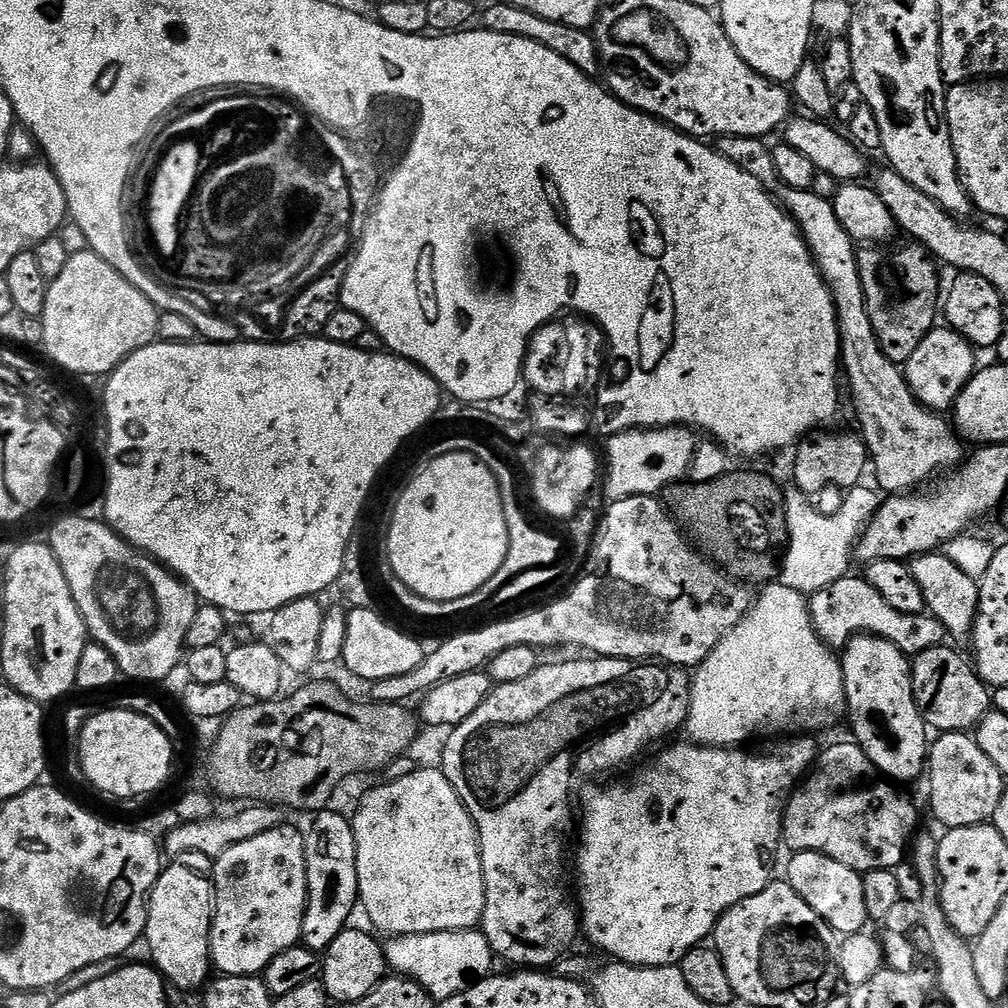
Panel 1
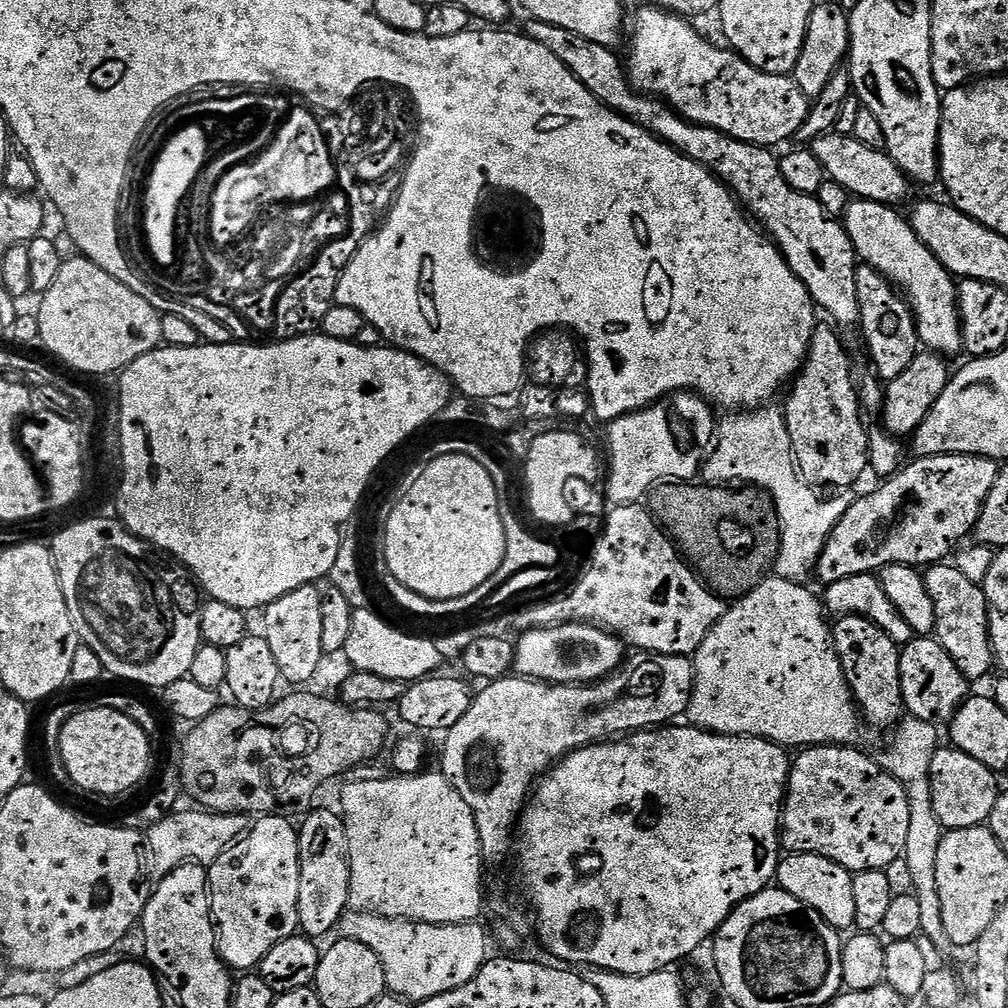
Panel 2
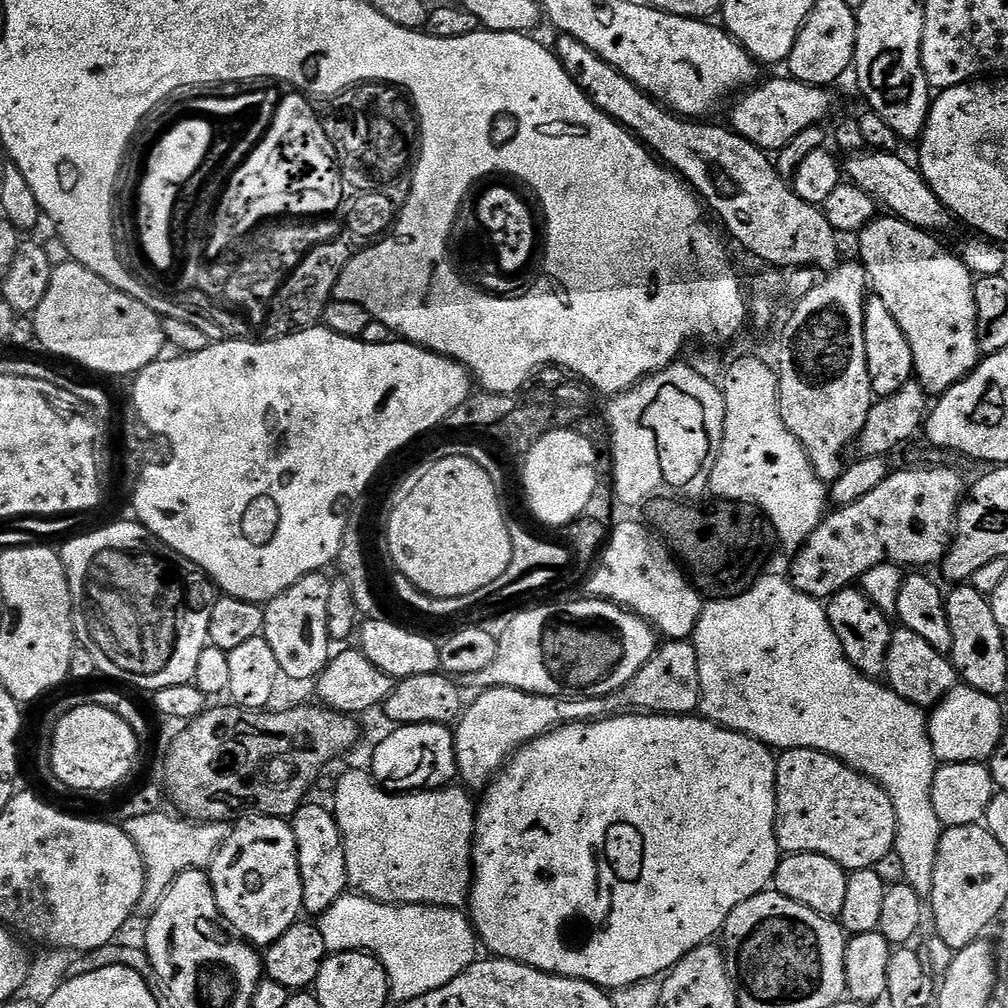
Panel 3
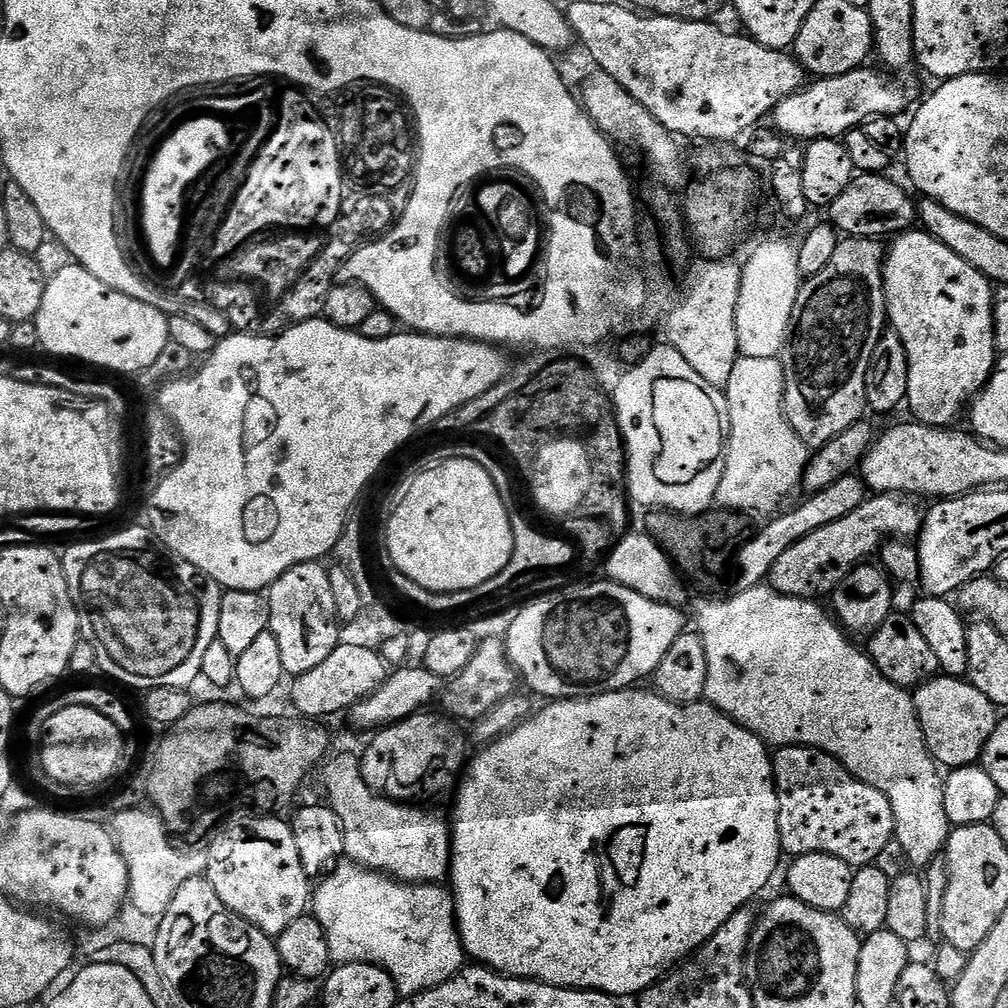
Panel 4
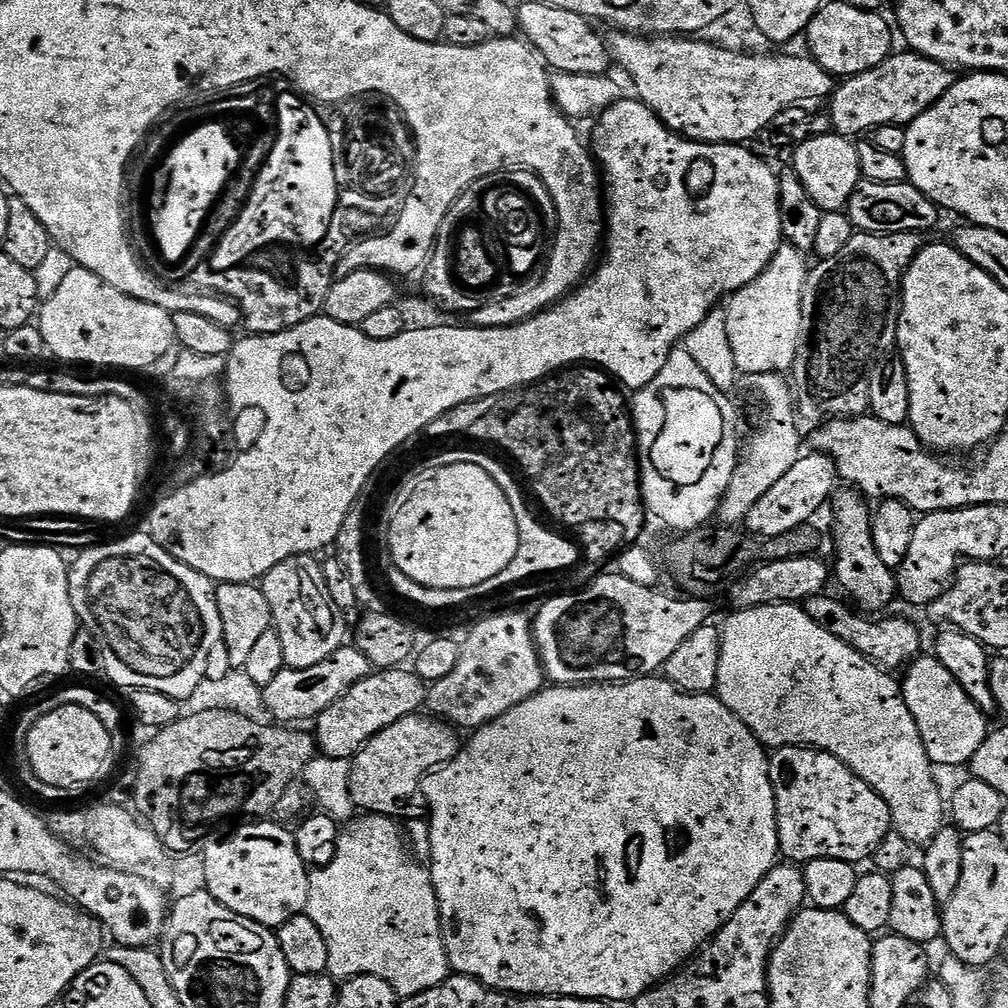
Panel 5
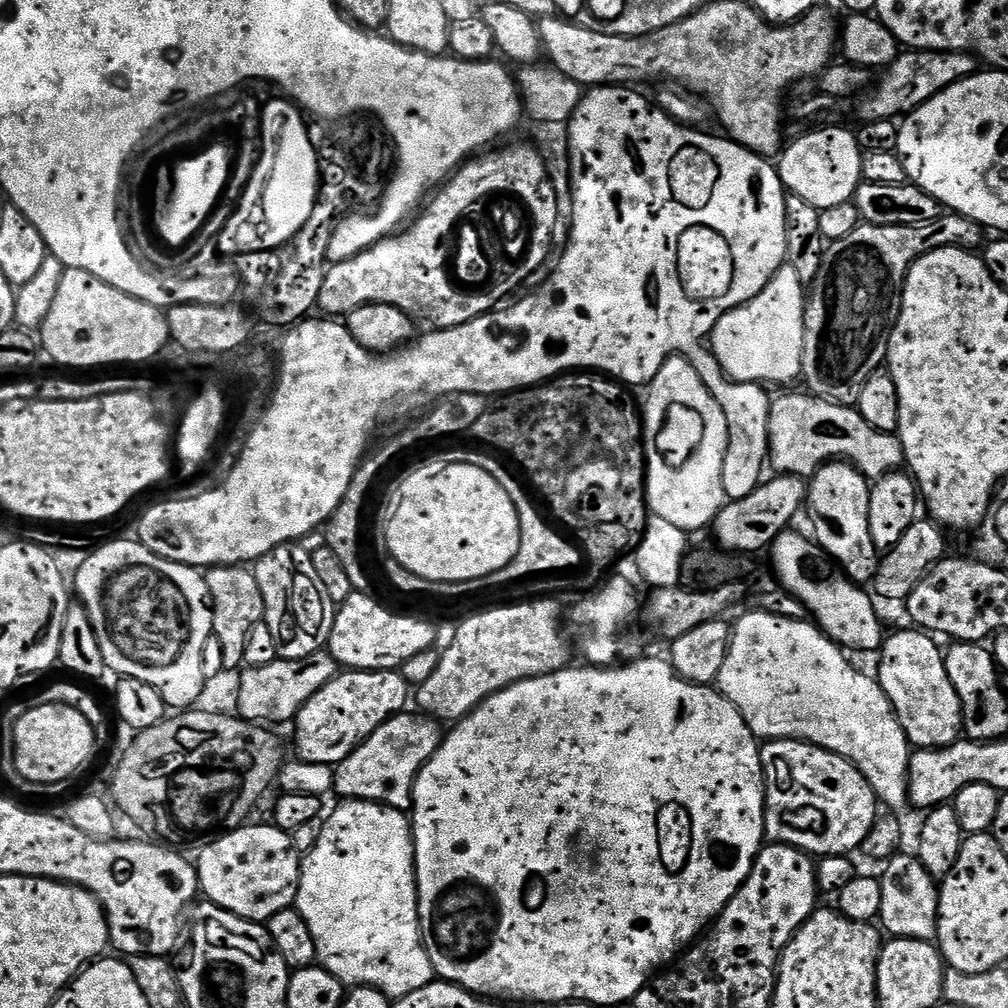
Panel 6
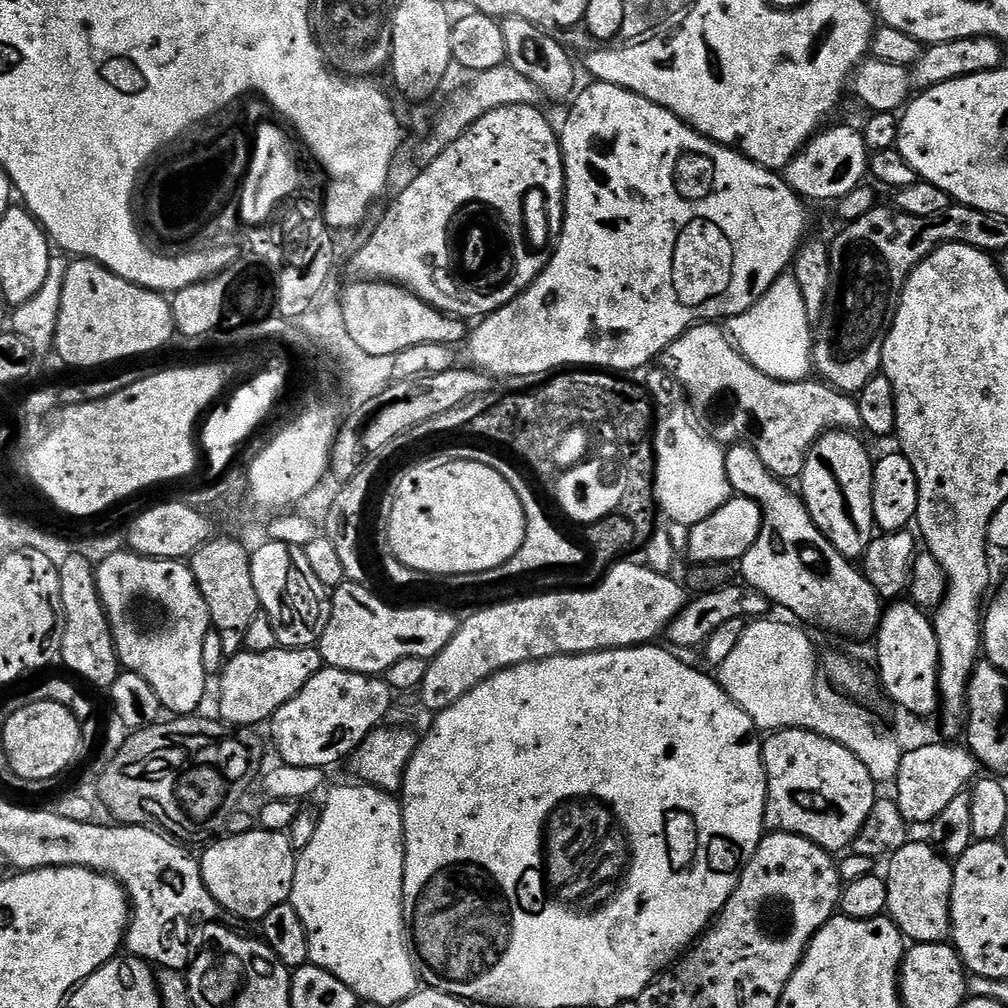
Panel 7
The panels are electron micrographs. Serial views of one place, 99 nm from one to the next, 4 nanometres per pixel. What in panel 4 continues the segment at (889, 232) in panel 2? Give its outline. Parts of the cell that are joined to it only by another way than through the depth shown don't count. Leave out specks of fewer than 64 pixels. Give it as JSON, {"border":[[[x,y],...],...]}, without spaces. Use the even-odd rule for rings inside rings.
{"border":[[[911,230],[902,232],[891,241],[886,252],[884,270],[882,273],[882,295],[885,304],[888,305],[887,319],[890,321],[891,331],[898,333],[900,341],[904,343],[904,349],[908,355],[908,399],[907,407],[912,407],[912,412],[917,421],[921,424],[930,424],[934,428],[946,428],[955,425],[956,415],[960,411],[965,411],[966,405],[979,393],[992,378],[998,363],[998,353],[996,351],[996,335],[994,334],[994,314],[992,313],[992,301],[994,299],[993,285],[970,262],[958,258],[954,250],[950,250],[940,240],[936,240],[929,232],[923,230]]]}

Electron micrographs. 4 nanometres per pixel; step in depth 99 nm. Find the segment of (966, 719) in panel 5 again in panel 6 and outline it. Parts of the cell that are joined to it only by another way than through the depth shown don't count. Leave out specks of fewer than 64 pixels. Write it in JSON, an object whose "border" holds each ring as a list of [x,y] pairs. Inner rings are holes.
{"border":[[[908,626],[905,632],[896,632],[893,636],[891,633],[884,640],[883,647],[878,652],[880,685],[886,694],[886,698],[890,698],[892,708],[900,719],[902,730],[908,735],[909,745],[916,750],[921,748],[948,748],[961,739],[964,732],[964,706],[954,690],[954,682],[950,682],[950,678],[946,674],[944,652],[935,642],[937,643],[929,633]]]}

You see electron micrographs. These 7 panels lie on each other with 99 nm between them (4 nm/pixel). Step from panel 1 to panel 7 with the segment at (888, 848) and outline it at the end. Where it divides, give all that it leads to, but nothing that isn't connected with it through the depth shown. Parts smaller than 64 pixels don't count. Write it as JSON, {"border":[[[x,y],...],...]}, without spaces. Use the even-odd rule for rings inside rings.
{"border":[[[804,728],[771,733],[762,751],[768,775],[765,829],[801,836],[830,854],[851,849],[878,799],[878,781],[864,763],[846,746]]]}

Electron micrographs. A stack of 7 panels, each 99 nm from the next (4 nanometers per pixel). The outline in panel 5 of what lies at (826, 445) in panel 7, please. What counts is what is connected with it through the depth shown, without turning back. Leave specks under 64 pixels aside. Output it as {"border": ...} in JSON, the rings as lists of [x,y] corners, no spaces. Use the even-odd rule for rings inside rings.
{"border":[[[837,491],[830,500],[830,508],[836,511],[836,525],[832,528],[832,536],[836,539],[834,580],[835,583],[836,580],[840,583],[841,590],[845,592],[843,595],[861,613],[876,614],[879,613],[876,612],[879,608],[884,608],[892,599],[894,601],[897,599],[896,574],[893,569],[886,566],[886,562],[882,562],[882,558],[878,558],[878,554],[874,550],[872,512],[869,501],[859,491],[844,491],[848,492]]]}

